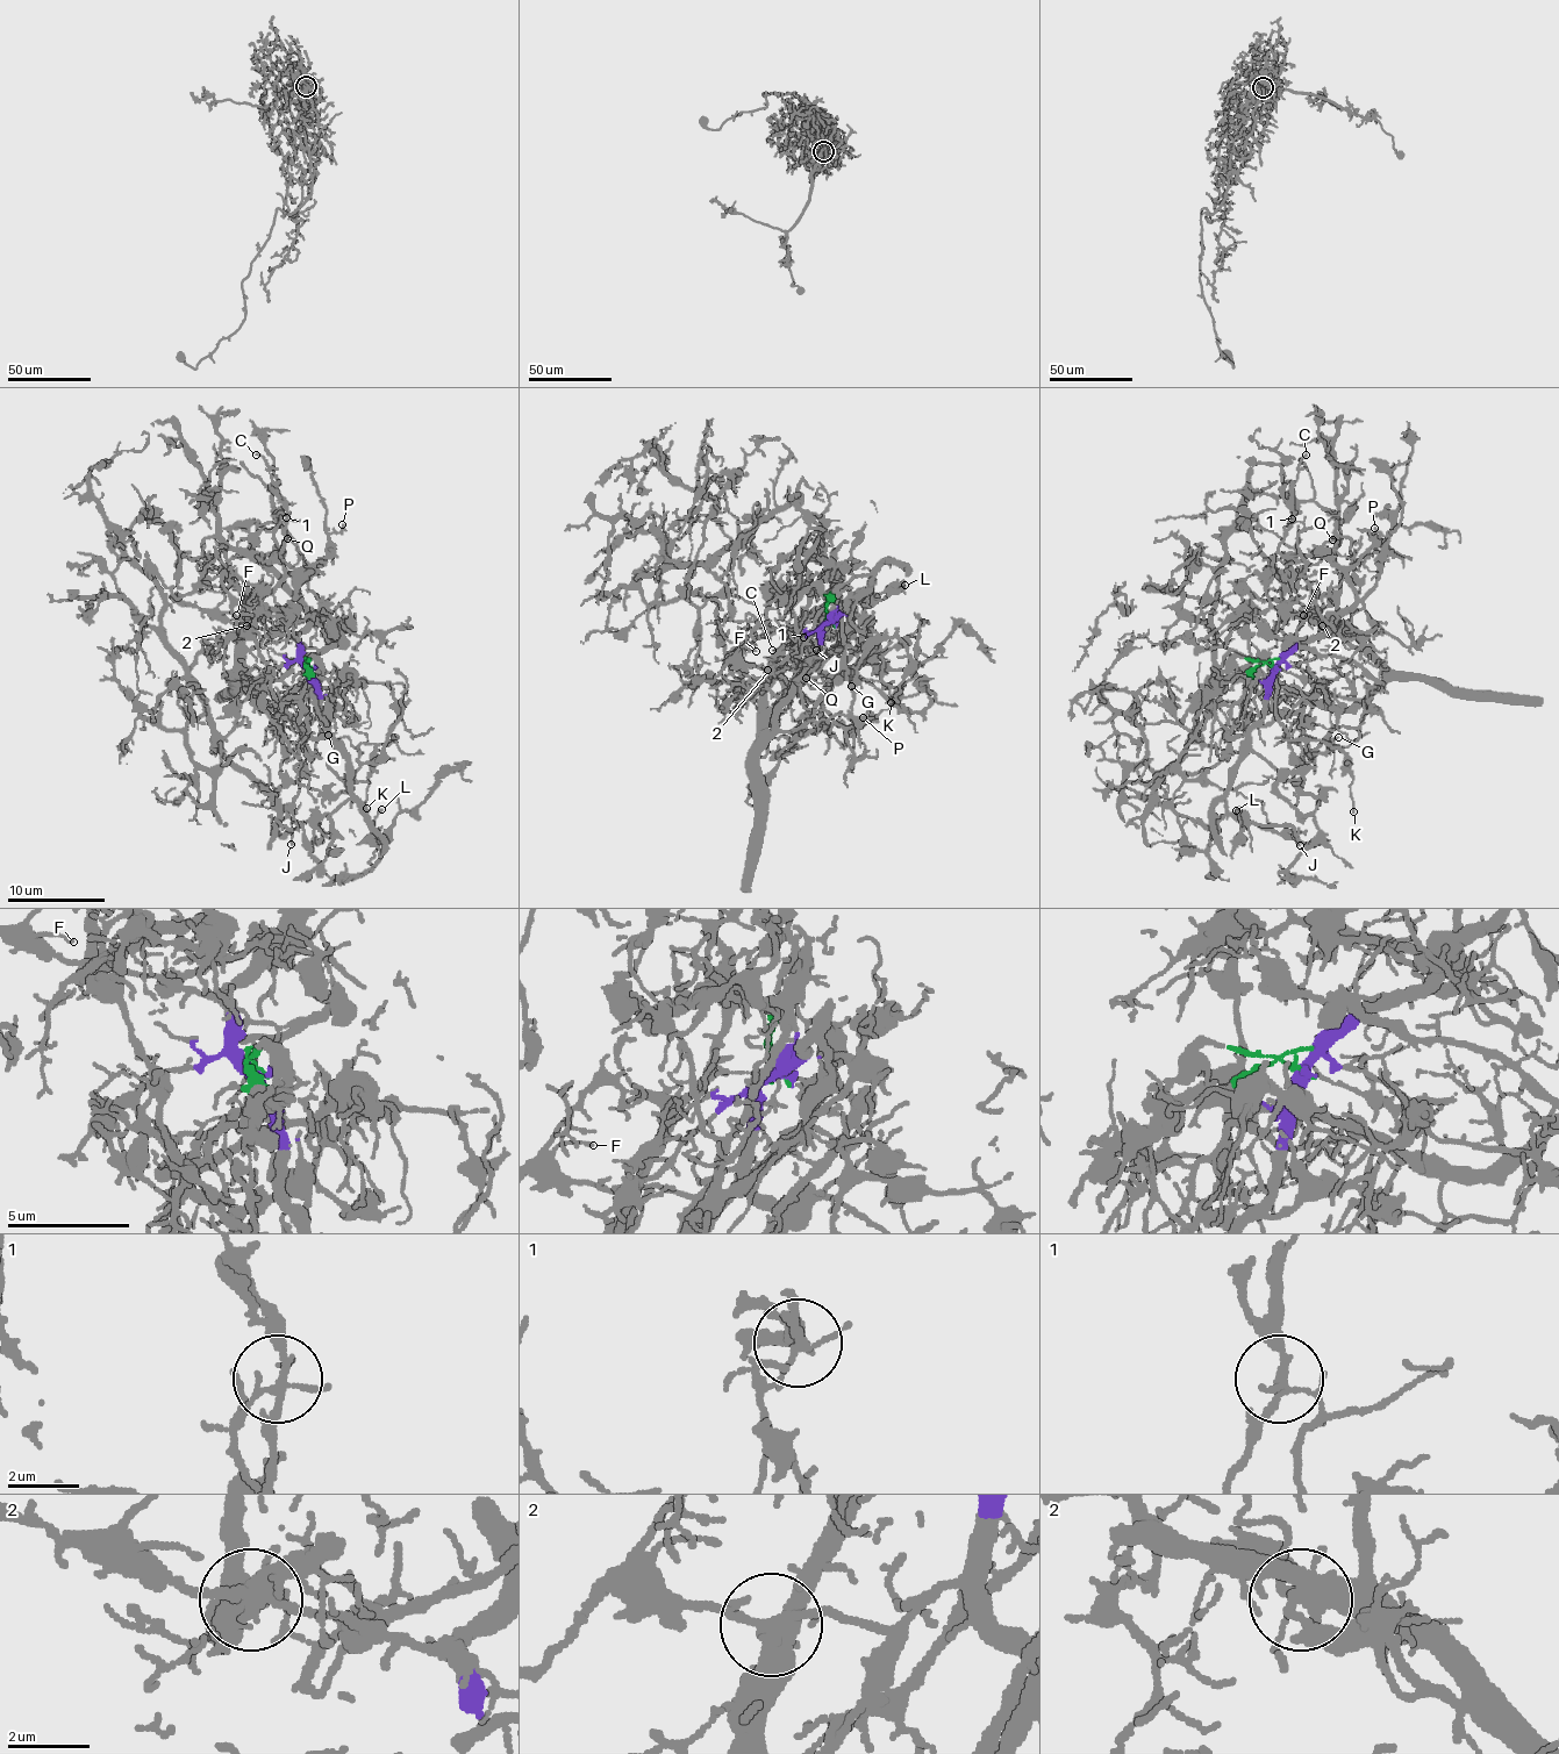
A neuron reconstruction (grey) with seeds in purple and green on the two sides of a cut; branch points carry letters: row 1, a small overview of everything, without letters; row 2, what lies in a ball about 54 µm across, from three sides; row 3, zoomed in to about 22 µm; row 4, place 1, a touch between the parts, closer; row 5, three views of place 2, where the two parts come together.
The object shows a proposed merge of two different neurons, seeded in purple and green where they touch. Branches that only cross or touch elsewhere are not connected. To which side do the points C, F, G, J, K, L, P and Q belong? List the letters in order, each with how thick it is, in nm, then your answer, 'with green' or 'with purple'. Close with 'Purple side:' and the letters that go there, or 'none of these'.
C: 130 nm thick; with purple
F: 140 nm thick; with purple
G: 110 nm thick; with purple
J: 120 nm thick; with purple
K: 140 nm thick; with purple
L: 180 nm thick; with purple
P: 190 nm thick; with purple
Q: 160 nm thick; with purple
Purple side: C, F, G, J, K, L, P, Q

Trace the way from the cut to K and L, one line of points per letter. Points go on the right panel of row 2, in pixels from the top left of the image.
K: (1274, 668), (1251, 747), (1285, 779), (1298, 779), (1315, 756), (1337, 745), (1354, 811)
L: (1274, 668), (1265, 717), (1251, 732), (1251, 747), (1214, 807), (1215, 836), (1227, 853), (1239, 831), (1237, 809)

